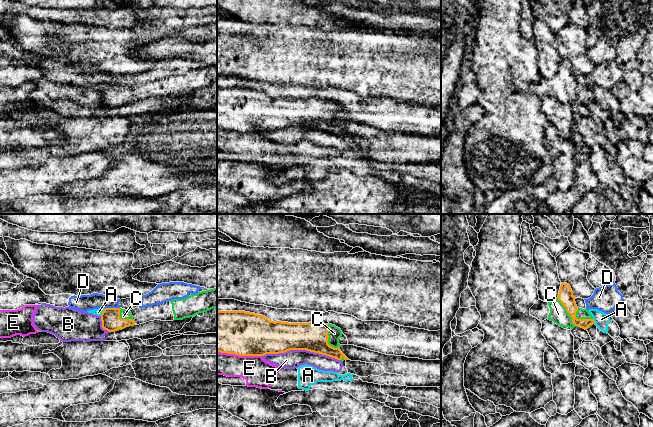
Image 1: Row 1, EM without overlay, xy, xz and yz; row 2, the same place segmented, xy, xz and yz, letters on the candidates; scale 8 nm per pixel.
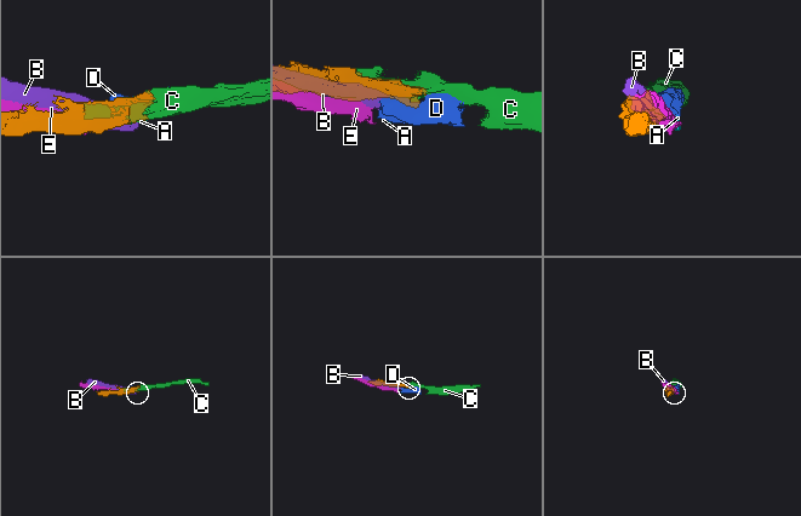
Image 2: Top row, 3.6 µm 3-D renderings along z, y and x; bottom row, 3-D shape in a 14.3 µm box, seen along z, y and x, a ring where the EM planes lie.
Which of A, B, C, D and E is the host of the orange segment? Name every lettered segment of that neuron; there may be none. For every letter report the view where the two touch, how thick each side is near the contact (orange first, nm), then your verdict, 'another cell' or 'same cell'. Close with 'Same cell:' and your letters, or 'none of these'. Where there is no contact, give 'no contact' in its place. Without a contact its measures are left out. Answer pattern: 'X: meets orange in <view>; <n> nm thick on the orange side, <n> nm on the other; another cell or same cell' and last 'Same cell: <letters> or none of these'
A: meets orange in xy; 160 nm thick on the orange side, 60 nm on the other; another cell
B: meets orange in xz; 260 nm thick on the orange side, 150 nm on the other; another cell
C: meets orange in xz; 240 nm thick on the orange side, 110 nm on the other; same cell
D: meets orange in xy; 160 nm thick on the orange side, 130 nm on the other; another cell
E: meets orange in xz; 360 nm thick on the orange side, 220 nm on the other; another cell
Same cell: C

